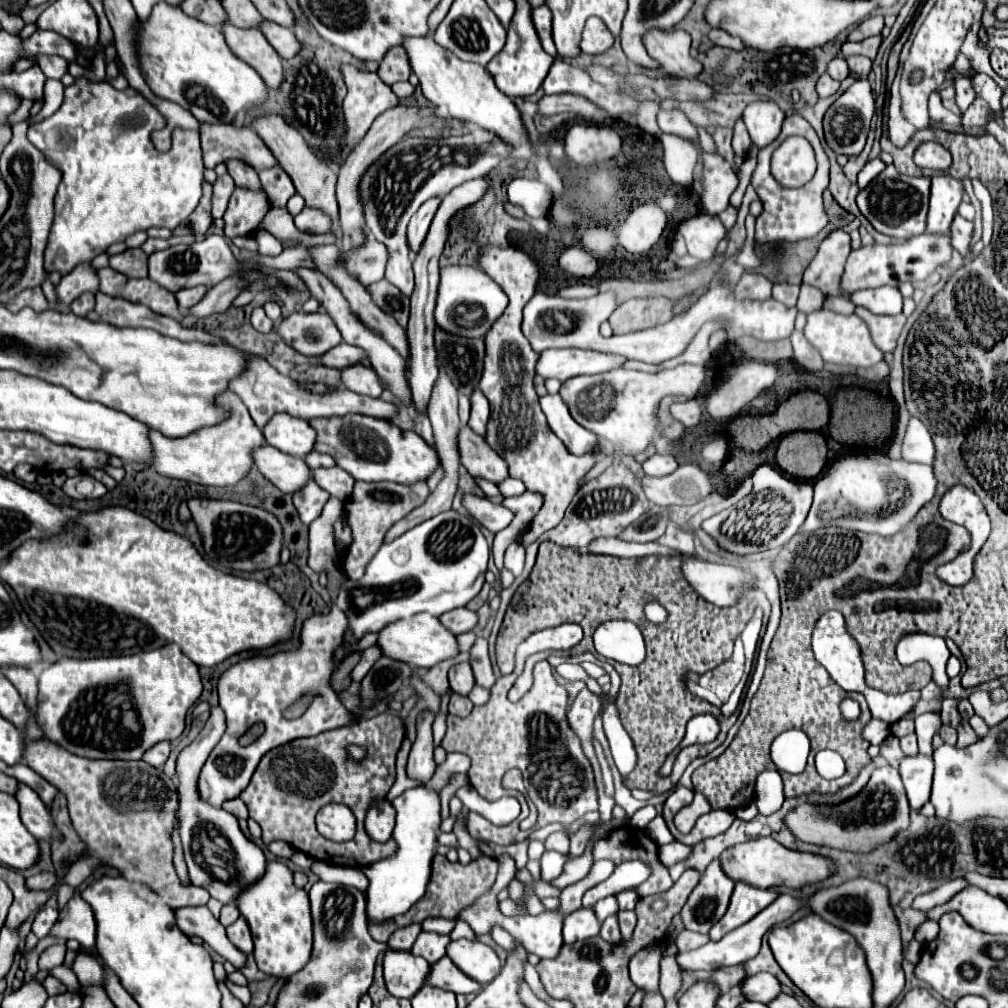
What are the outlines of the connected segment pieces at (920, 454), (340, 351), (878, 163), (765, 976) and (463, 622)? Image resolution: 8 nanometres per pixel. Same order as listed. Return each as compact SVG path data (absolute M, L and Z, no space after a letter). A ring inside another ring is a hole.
M910 418L908 422L908 430L902 442L902 458L920 464L934 462L934 442L930 438L928 428L918 418Z
M342 342L340 346L336 346L336 350L328 350L326 354L320 356L320 364L328 366L328 368L348 368L352 364L358 364L364 356L364 350L360 350L358 346L350 346L346 342Z
M880 158L868 160L868 162L864 164L864 168L858 172L858 186L860 186L860 188L866 188L868 182L874 180L884 168L886 168L886 164L884 164Z
M762 972L762 974L746 976L740 982L740 990L742 990L742 994L744 994L746 1000L756 1000L756 1002L766 1004L776 994L780 994L780 982L772 974Z
M456 608L456 610L450 610L450 612L444 612L440 616L440 624L450 630L452 634L462 634L462 632L468 632L476 626L478 618L476 618L476 612L468 610L468 608Z

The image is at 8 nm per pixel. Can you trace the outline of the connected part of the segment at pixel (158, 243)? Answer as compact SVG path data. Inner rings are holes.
M148 238L148 240L142 244L142 250L144 250L146 254L152 254L152 252L164 250L164 248L168 248L168 246L176 244L176 242L178 242L176 238L170 238L170 240L162 240L162 238Z

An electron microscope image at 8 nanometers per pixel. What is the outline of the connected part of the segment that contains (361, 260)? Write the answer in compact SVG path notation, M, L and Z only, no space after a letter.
M368 238L364 244L344 252L344 268L350 276L354 276L360 284L368 286L384 278L384 270L388 264L388 248L374 238Z

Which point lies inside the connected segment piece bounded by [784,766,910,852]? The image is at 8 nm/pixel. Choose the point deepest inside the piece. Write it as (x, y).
(874, 816)

